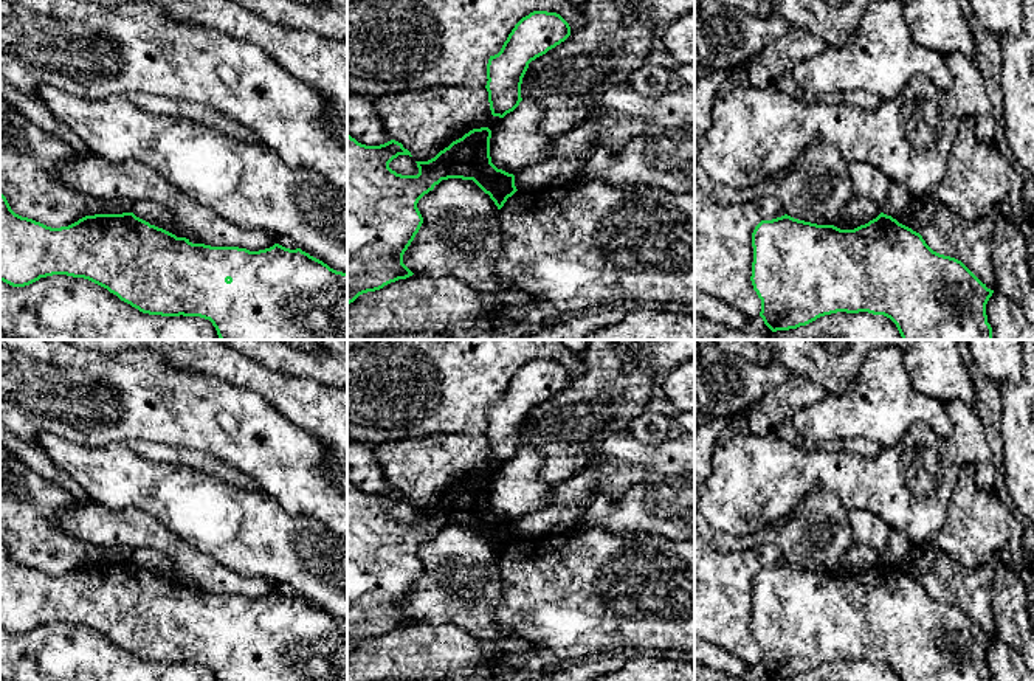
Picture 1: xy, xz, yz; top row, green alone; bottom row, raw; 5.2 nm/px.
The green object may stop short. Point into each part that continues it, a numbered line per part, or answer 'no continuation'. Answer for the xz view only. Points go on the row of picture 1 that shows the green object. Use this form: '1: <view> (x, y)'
no continuation

